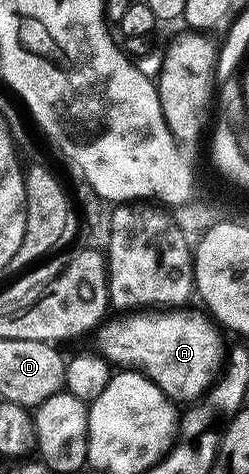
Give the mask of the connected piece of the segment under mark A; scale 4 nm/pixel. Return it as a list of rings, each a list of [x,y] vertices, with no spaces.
[[[149,310],[144,314],[130,315],[133,317],[129,320],[108,319],[98,333],[98,336],[100,335],[100,346],[98,345],[98,347],[101,349],[102,355],[106,356],[112,365],[126,366],[131,370],[141,369],[143,375],[149,377],[154,384],[158,384],[159,389],[166,396],[170,396],[172,401],[187,400],[183,402],[194,402],[215,383],[225,363],[224,333],[202,311],[200,311],[201,313],[187,311]]]

